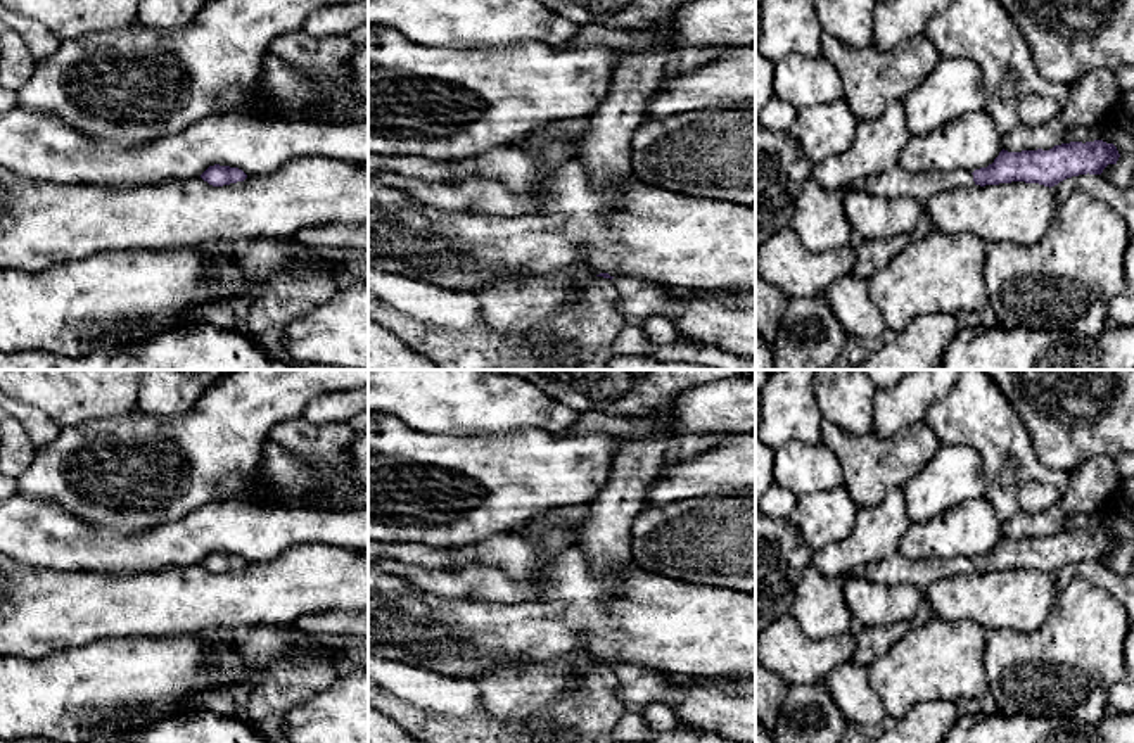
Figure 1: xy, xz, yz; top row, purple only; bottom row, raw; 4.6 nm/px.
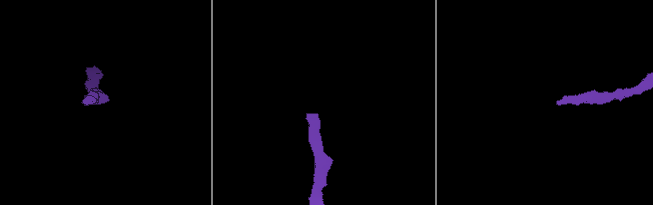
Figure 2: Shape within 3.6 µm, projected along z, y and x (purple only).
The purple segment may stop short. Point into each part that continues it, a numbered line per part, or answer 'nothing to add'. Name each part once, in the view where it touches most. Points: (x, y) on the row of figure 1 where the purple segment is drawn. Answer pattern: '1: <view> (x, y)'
1: yz (922, 185)

